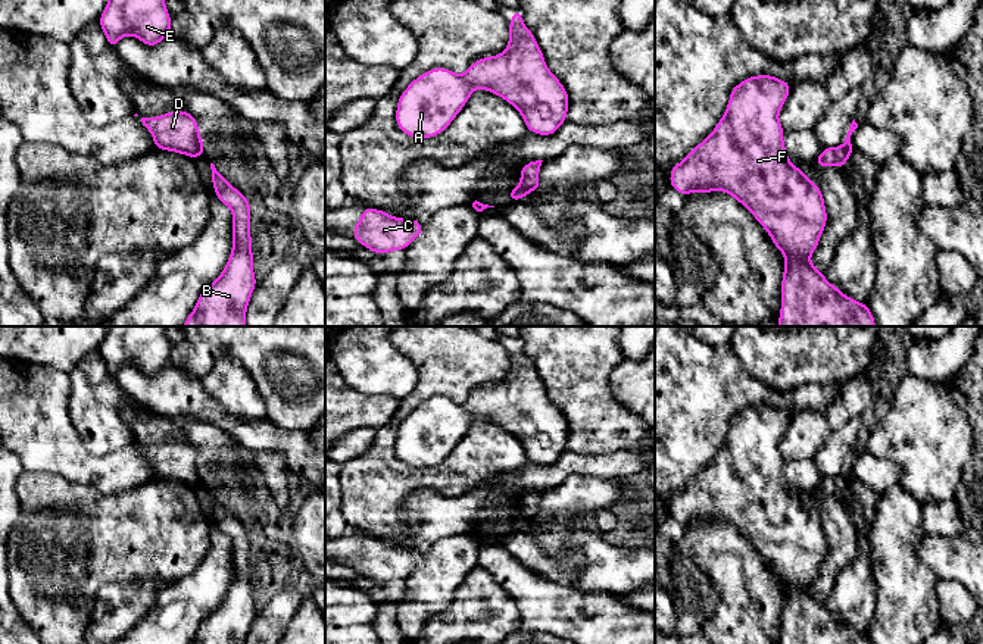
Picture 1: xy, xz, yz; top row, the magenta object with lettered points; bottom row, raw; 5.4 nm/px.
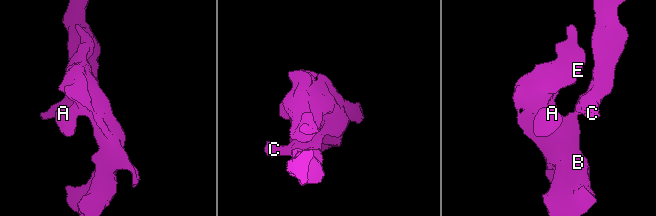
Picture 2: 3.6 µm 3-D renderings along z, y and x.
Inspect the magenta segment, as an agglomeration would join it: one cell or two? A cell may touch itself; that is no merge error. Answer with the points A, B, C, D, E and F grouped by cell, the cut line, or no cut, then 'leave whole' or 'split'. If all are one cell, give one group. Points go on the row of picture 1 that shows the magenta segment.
A B E F / C D; cut in xz along (520, 184), (530, 191); split

